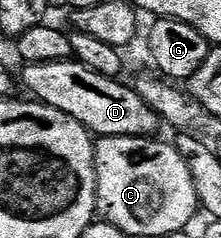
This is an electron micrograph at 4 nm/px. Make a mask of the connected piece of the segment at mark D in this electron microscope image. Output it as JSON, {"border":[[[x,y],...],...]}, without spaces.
{"border":[[[73,59],[64,61],[32,62],[23,64],[22,81],[26,84],[26,89],[31,98],[35,101],[43,101],[48,107],[56,107],[64,111],[64,115],[72,115],[85,129],[89,129],[91,134],[98,137],[115,137],[116,135],[128,135],[129,137],[153,137],[159,131],[160,118],[148,103],[137,93],[134,87],[129,84],[121,85],[121,80],[105,77],[88,67],[84,67]]]}

